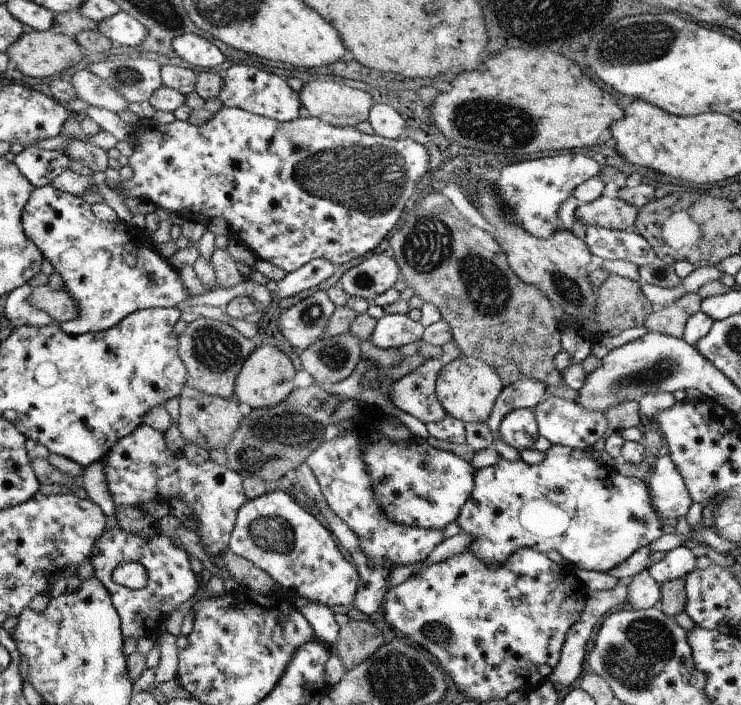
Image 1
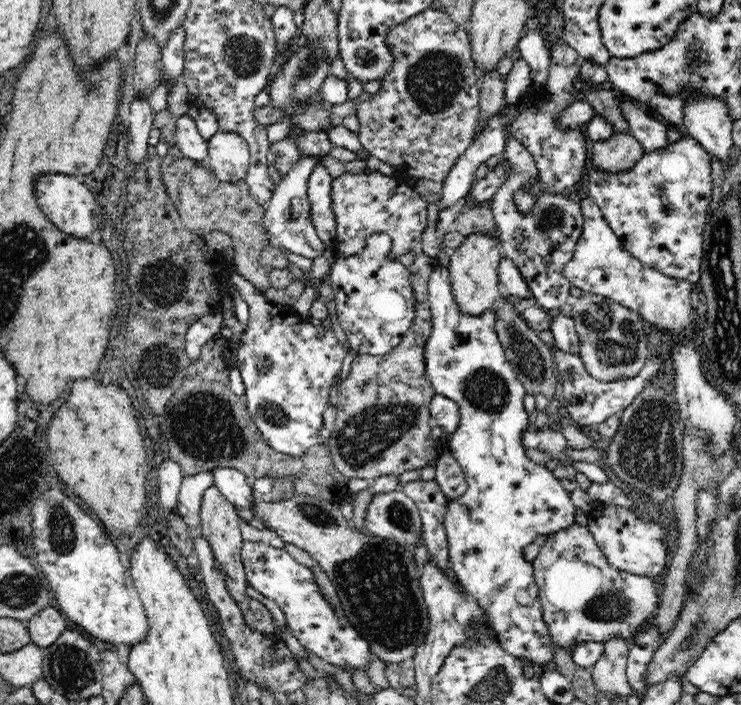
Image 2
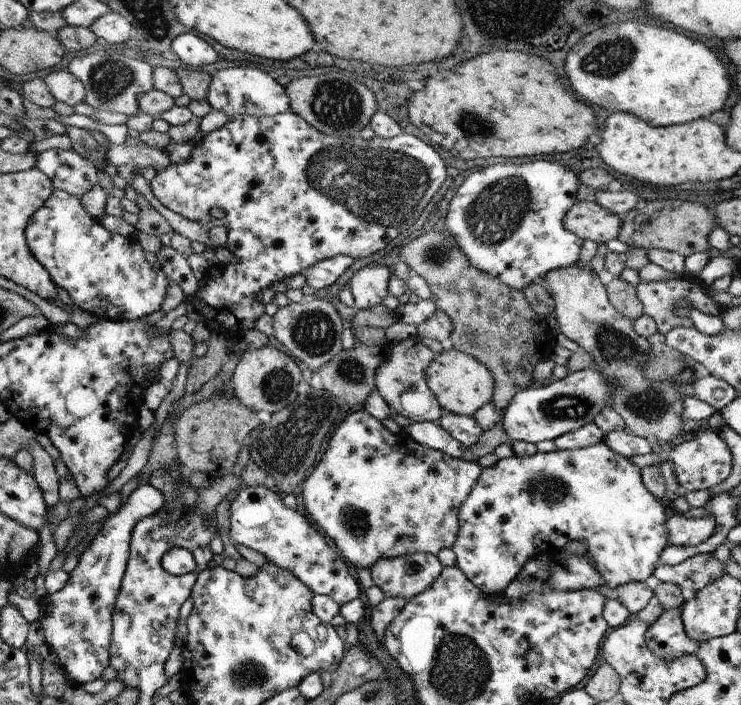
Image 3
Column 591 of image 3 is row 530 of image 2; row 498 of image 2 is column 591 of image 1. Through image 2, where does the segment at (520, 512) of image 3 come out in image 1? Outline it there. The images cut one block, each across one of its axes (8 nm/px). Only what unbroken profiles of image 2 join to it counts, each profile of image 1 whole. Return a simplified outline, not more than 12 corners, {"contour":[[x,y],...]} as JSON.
{"contour":[[588,450],[475,471],[455,521],[487,567],[556,550],[608,573],[666,535]]}

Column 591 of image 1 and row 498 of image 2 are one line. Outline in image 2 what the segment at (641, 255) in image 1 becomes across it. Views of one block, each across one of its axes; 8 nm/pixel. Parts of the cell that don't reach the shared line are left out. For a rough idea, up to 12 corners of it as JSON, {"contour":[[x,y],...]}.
{"contour":[[235,468],[211,470],[213,486],[237,508],[254,508],[252,481]]}

